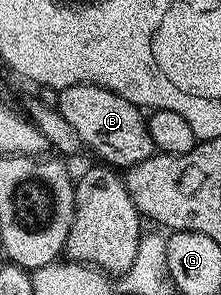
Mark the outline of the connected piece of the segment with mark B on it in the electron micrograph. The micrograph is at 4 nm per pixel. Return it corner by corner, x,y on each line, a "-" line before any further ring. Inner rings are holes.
74,85
58,90
57,108
65,115
69,127
81,135
84,146
99,156
98,160
108,167
126,171
131,166
149,159
156,152
153,139
147,130
147,117
138,105
121,99
113,91
96,85

